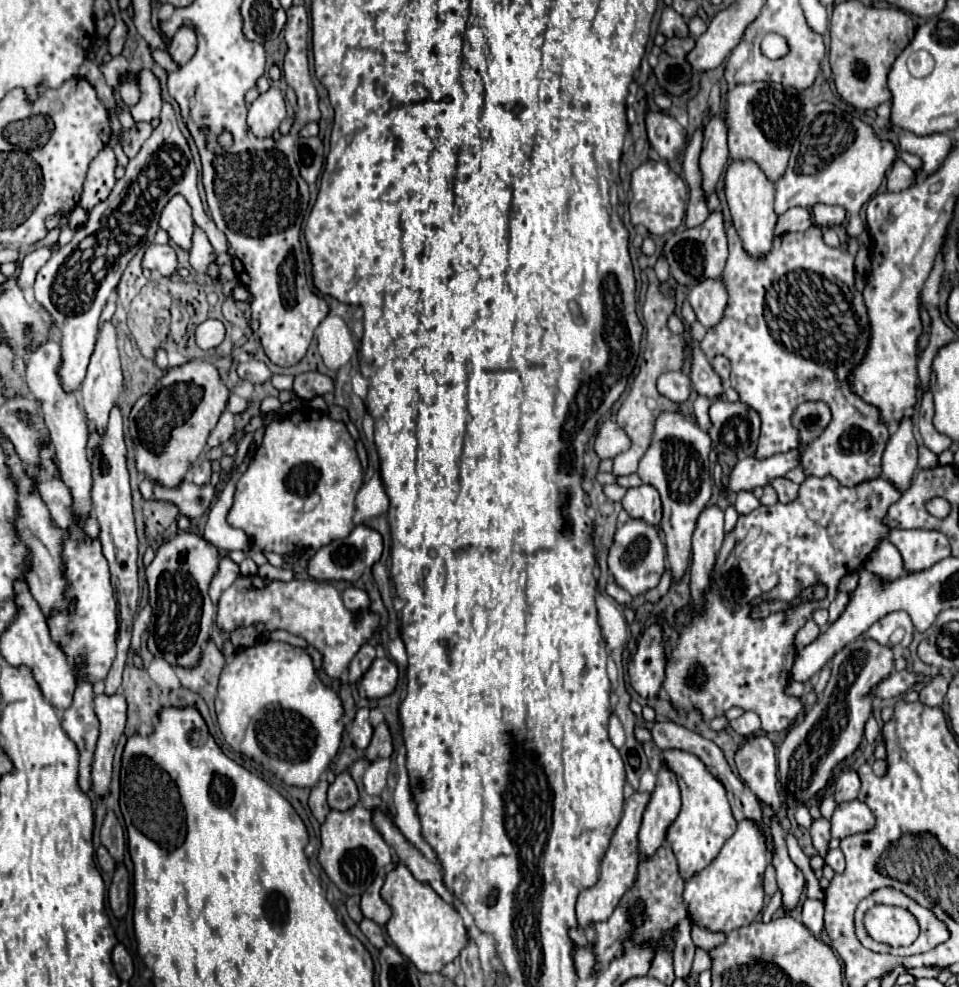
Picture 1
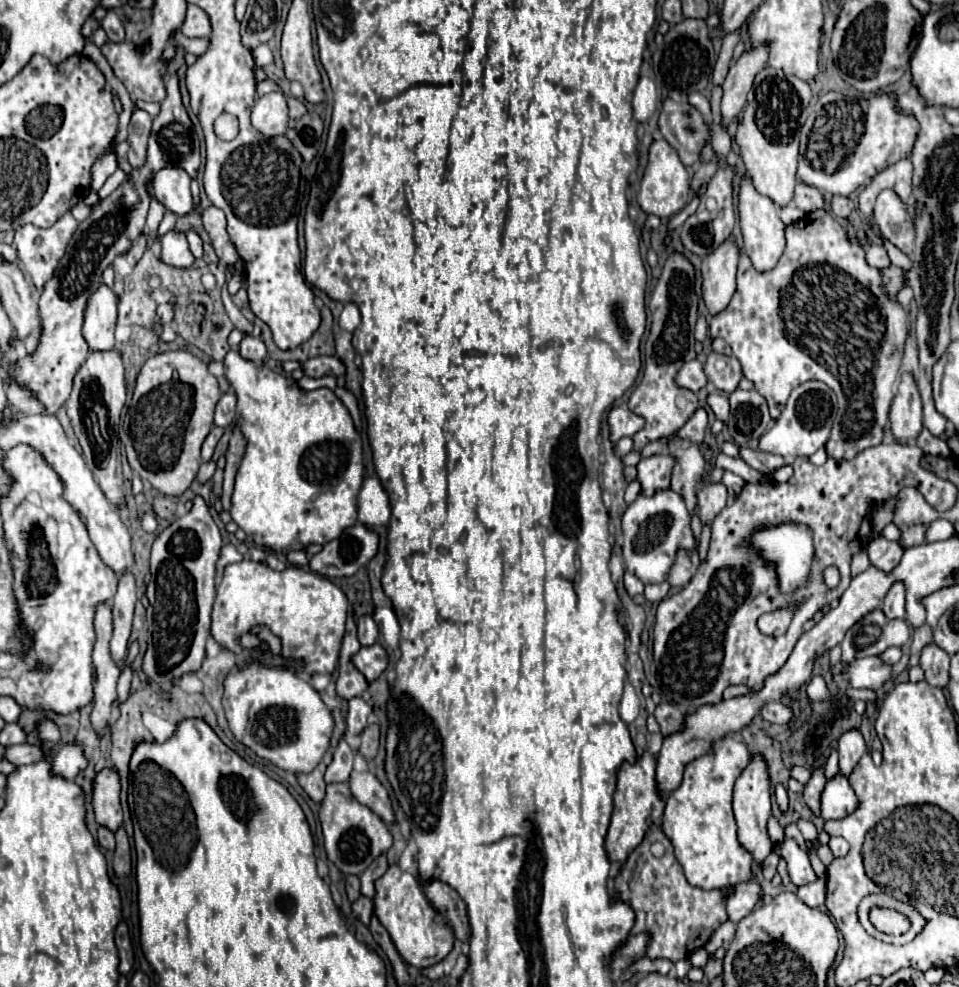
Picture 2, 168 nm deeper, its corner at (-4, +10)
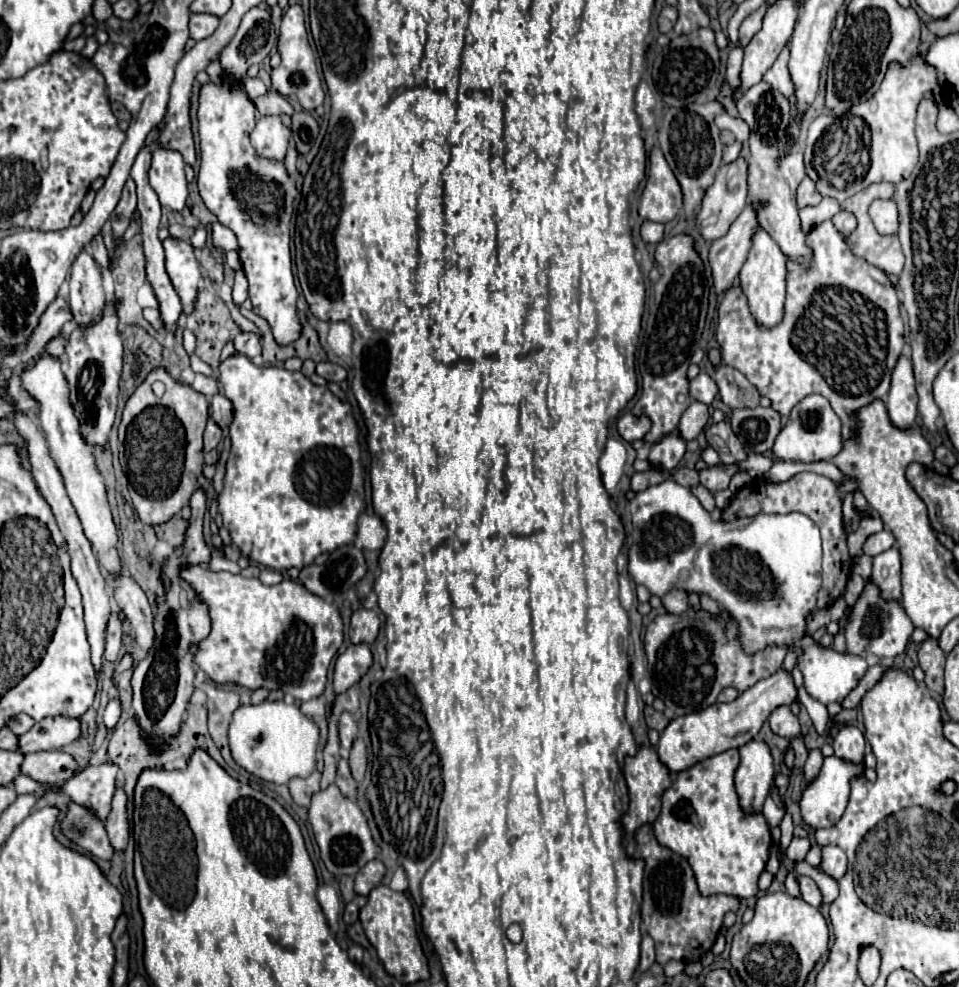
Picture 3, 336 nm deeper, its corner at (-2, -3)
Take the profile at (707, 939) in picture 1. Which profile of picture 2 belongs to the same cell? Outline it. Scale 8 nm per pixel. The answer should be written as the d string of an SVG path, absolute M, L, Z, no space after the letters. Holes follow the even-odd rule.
M651 825L645 833L645 839L629 853L627 861L617 871L613 891L615 897L627 901L637 915L631 933L637 935L647 931L651 935L647 957L669 959L675 963L679 959L687 959L695 949L705 947L713 931L727 921L725 899L727 895L731 895L733 887L711 891L691 887L685 879L683 867L673 853L671 841L663 835L659 825ZM653 841L661 841L665 845L663 857L653 857L653 853L649 851Z

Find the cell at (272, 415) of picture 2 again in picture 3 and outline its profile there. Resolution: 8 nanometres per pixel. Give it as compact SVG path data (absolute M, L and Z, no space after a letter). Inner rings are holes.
M235 354L221 362L219 366L219 380L223 384L223 394L233 402L235 420L231 424L231 454L227 460L227 474L225 474L225 486L219 494L219 512L223 516L223 526L229 530L233 544L241 548L241 554L249 560L273 568L273 570L289 570L289 568L305 568L313 564L313 560L323 552L333 552L339 546L353 544L355 530L357 530L357 518L365 510L363 500L363 468L361 468L361 448L357 440L357 424L351 414L351 406L347 402L341 402L329 388L311 384L309 378L305 378L301 372L287 372L279 366L255 366L249 358L243 354Z

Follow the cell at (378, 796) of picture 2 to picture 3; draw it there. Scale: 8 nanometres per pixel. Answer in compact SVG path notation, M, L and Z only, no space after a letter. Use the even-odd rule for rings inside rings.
M341 758L341 762L339 762L335 784L337 784L337 786L339 786L339 790L345 794L345 798L355 800L355 794L357 794L357 782L353 780L351 770L349 770L349 764L347 764L347 760L345 760L345 758Z

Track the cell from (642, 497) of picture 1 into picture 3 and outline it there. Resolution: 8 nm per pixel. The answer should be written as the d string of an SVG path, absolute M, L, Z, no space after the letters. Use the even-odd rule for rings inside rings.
M673 432L673 434L669 434L669 438L665 438L665 442L651 446L649 464L659 466L663 470L671 470L671 468L675 470L683 456L685 456L685 442Z

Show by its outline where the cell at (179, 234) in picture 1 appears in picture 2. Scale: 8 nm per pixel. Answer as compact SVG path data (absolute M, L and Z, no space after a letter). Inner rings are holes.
M167 165L167 167L159 169L159 173L155 173L153 193L175 215L187 215L193 207L189 181L191 181L191 177L187 175L185 169Z

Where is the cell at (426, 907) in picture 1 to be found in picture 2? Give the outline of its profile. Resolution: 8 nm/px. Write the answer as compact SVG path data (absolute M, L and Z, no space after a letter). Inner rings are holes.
M391 865L383 877L375 881L373 913L381 925L389 931L391 941L407 965L425 969L439 963L453 947L453 933L447 925L437 925L433 921L435 909L421 893L415 877L407 871L401 871L397 865Z

